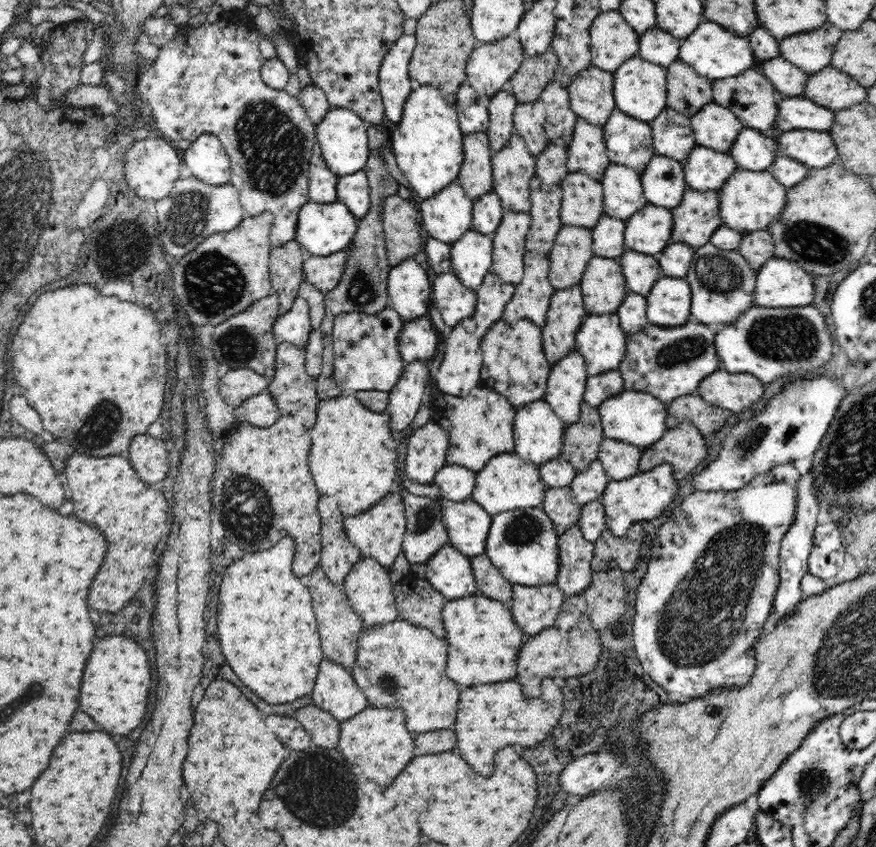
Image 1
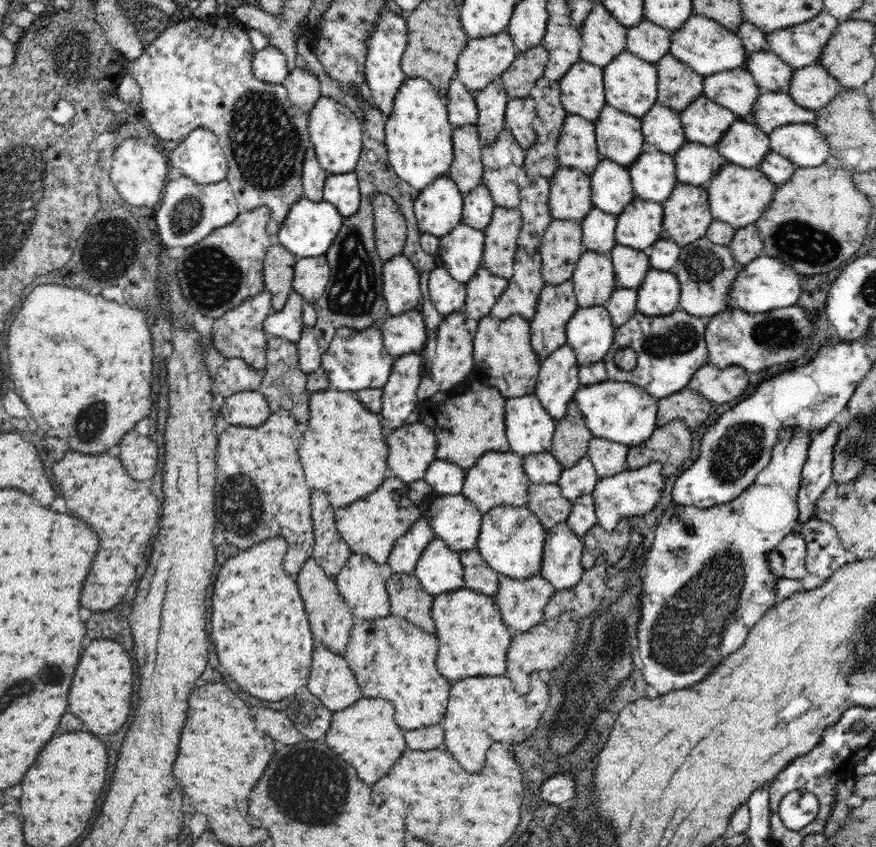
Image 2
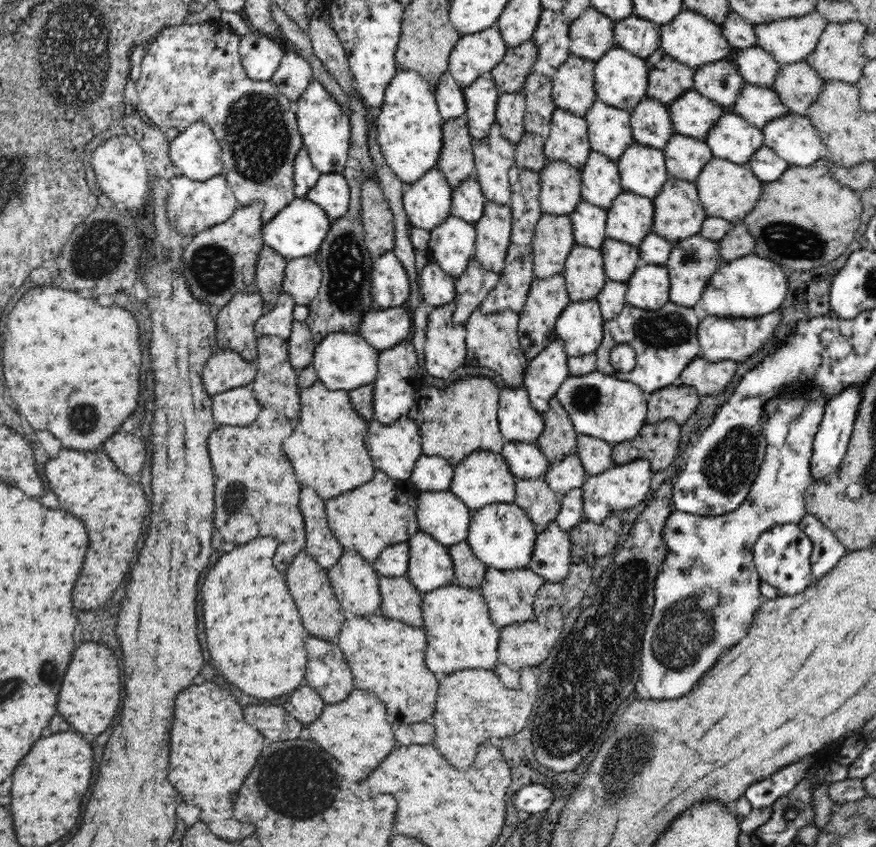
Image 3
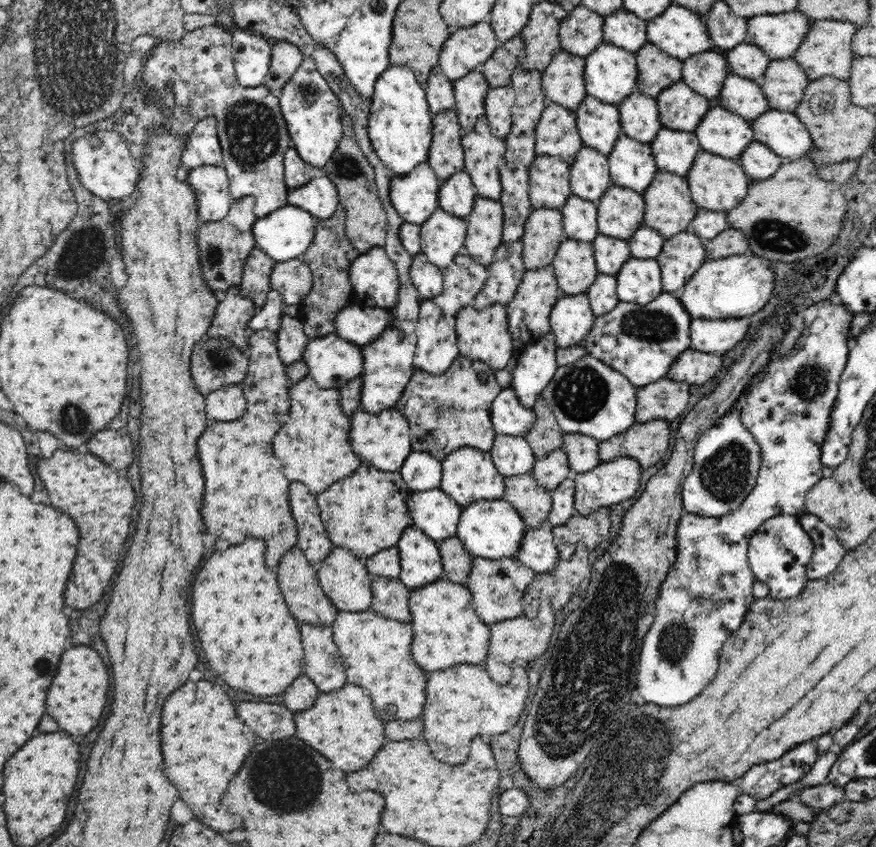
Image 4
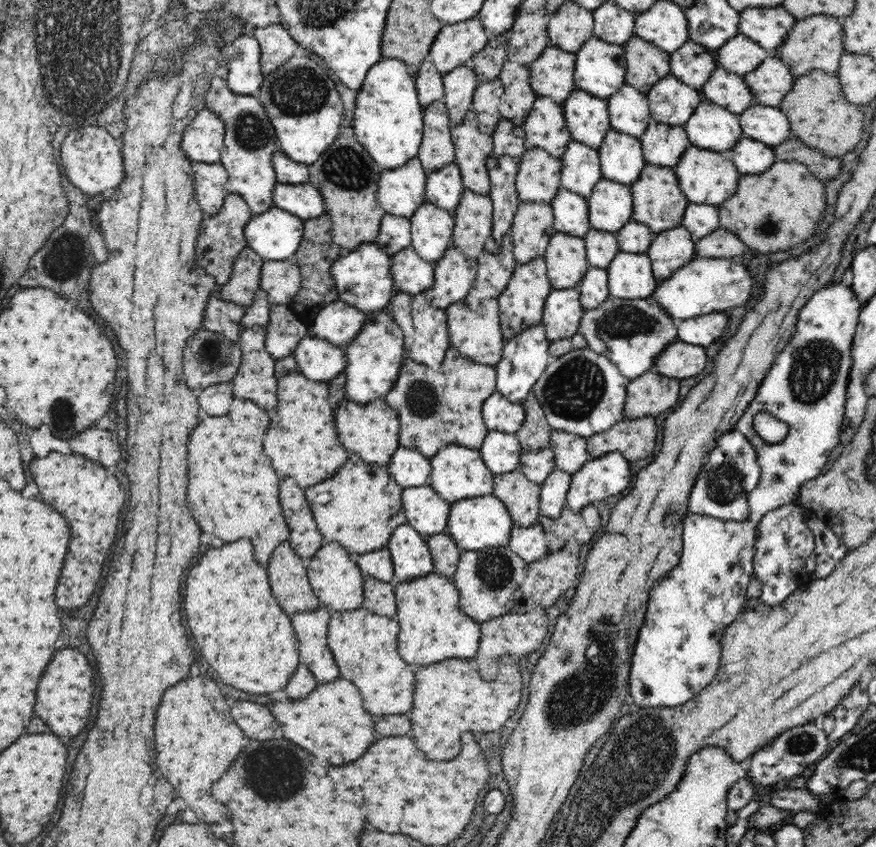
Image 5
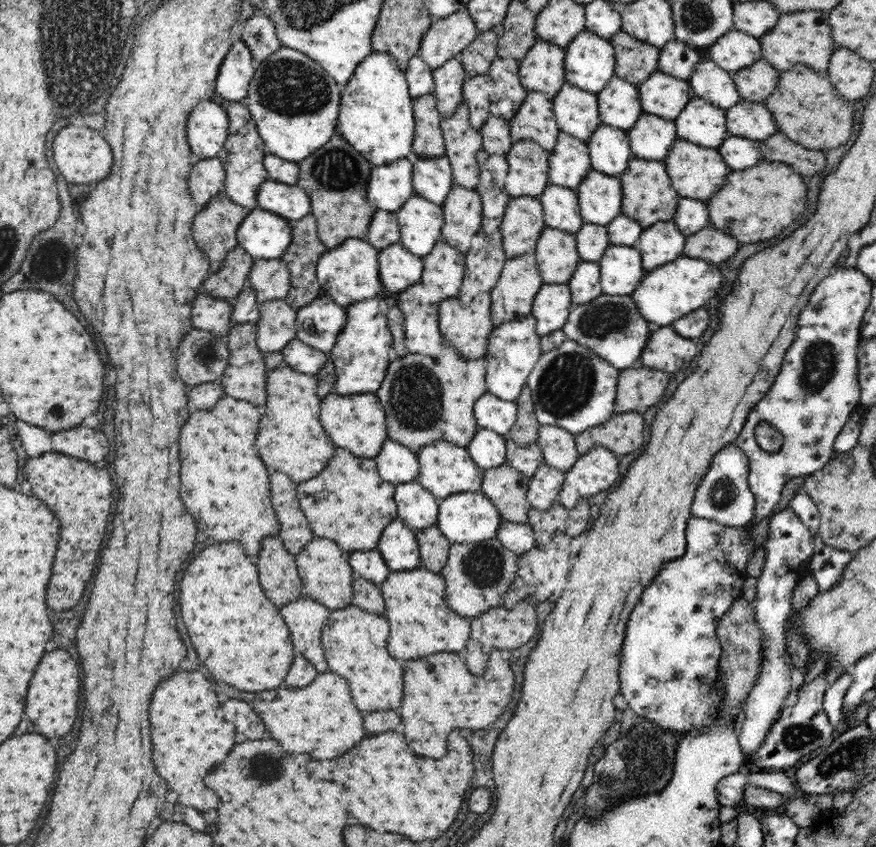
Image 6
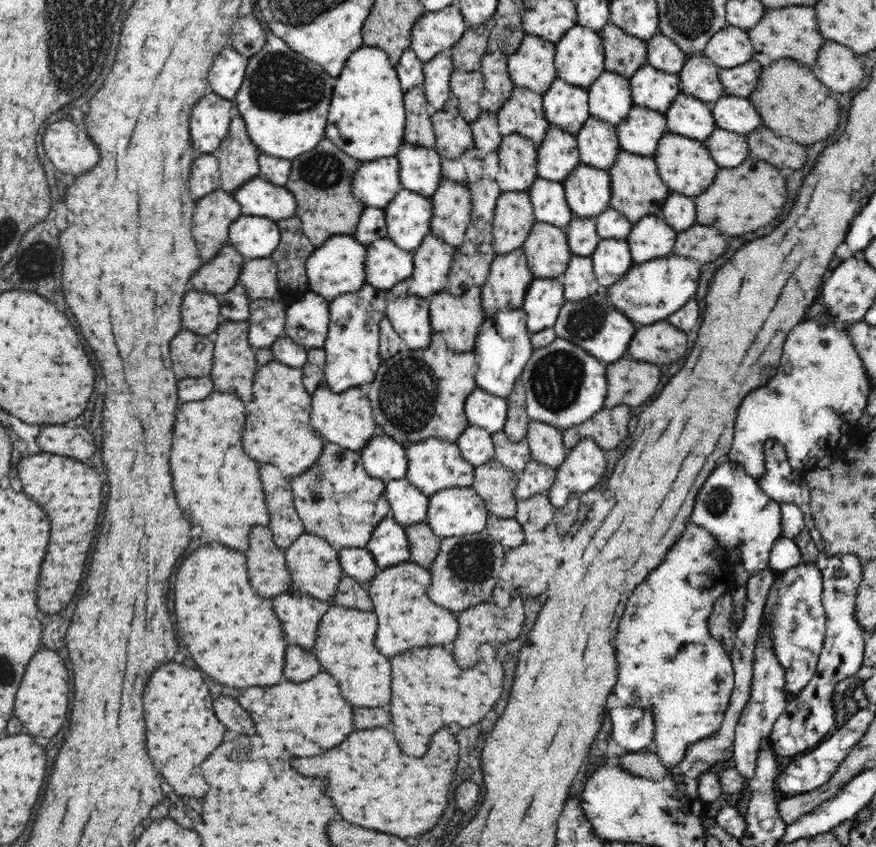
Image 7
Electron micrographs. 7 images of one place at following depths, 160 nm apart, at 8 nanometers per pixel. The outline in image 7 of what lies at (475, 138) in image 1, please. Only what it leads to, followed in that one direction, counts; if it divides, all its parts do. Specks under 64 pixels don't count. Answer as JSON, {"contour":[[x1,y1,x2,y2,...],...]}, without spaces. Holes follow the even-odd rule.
{"contour":[[416,86,410,92,405,92,406,126,405,142,408,145,435,149,436,135,431,119,432,111,426,98,426,90]]}

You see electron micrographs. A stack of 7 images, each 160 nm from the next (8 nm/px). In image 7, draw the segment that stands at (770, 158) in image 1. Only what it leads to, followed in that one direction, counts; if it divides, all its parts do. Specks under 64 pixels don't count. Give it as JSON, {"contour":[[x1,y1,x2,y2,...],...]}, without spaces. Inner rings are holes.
{"contour":[[683,93,674,99,663,115,666,117,668,132,695,141,708,140,717,128,711,104]]}

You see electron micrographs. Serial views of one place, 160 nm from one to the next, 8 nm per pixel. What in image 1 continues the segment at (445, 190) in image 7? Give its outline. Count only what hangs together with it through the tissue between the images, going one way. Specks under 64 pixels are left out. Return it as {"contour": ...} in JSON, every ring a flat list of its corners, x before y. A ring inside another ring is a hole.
{"contour":[[505,211,500,226,498,226,494,235,491,236,493,239,492,270,506,283,519,285,522,280,524,274,524,255,527,251,525,249,525,240,530,226,532,226,532,217,529,212]]}

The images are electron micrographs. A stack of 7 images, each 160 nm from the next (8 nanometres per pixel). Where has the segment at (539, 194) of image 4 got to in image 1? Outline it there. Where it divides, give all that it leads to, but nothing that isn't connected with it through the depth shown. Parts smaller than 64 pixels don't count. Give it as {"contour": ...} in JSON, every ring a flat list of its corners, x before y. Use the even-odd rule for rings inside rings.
{"contour":[[568,173,560,184,563,225,592,230,605,214,603,186,586,173]]}

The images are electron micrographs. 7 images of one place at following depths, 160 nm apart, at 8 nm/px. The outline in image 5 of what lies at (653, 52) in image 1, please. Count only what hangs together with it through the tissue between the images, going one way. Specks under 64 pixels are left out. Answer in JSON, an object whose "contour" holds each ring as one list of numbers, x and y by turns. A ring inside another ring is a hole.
{"contour":[[606,2,594,14,594,36,624,46,636,36,636,15,613,2]]}

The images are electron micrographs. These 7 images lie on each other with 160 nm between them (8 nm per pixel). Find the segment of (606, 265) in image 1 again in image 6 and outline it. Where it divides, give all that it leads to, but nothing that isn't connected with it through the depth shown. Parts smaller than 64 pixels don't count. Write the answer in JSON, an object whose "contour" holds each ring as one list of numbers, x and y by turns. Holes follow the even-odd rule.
{"contour":[[545,228,538,239,534,253,541,277,549,285,568,283,576,267,583,261,579,257,575,235,557,230,556,228]]}

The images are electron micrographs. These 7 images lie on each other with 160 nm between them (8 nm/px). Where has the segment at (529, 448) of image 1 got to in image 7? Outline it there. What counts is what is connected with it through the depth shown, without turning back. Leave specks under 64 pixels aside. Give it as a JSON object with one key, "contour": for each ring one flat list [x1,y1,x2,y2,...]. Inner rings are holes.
{"contour":[[476,389,465,402,469,424,485,428,492,434,504,430,507,421,507,399]]}

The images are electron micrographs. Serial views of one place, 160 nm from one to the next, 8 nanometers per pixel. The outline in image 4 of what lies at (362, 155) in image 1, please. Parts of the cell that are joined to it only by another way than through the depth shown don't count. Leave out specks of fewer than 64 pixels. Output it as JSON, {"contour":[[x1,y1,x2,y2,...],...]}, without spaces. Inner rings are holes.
{"contour":[[305,57,298,70,288,80,288,86,279,93,281,113,287,124,287,129,294,147,300,158,316,167,321,173,323,168,331,161,343,137,343,106,339,98,331,90,326,79,320,74,311,57]]}

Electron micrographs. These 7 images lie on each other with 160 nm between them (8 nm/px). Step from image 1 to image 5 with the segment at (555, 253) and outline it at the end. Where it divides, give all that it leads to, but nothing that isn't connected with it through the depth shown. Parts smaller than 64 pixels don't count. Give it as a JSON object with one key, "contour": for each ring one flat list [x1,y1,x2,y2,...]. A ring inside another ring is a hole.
{"contour":[[520,203,510,232,514,258,519,264,544,258,550,237,556,233,551,203]]}

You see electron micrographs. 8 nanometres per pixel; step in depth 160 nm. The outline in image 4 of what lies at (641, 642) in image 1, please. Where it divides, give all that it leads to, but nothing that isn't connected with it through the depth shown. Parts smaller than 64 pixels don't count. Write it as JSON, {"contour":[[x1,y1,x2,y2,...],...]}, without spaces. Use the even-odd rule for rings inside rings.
{"contour":[[828,299,825,301,817,302,812,306,809,306,806,310,797,317,799,323,803,324,803,333,799,336,798,342,789,350,788,354,785,354,781,359,772,361,765,369,763,377,751,386,749,395,743,400,741,404,741,419,744,423,744,427,748,431,752,432,752,435,758,441,762,452,760,471,757,476,755,488,752,493,744,500,744,503,738,507,734,512,726,514,722,517,701,517,696,514,690,514,684,512,678,522,678,528,676,528,676,562,673,563,669,573,666,575,664,582,662,582,659,588,659,593,656,599,656,612,654,617,654,624,650,626,646,638,644,638,644,646,641,648,638,674,636,677,637,690,640,696,648,703,660,706,678,706,687,704,692,698,696,698,712,678,714,678,720,660,720,653,722,646,726,642,726,639,731,636,736,629,741,627,746,613,749,611,751,604,757,599,752,595,752,585,755,581,755,576,749,566,747,560,747,550,749,547,749,540,752,535,768,520,778,515,796,515,804,514,805,502,807,493,813,488,813,486,822,478,823,465,821,462,821,447,823,446,826,434,830,425,830,410,832,410,832,404,836,400,838,394,838,384,840,382,840,376,845,368,847,362,847,356,850,351,850,344,846,339,848,334,848,322,852,320,852,313,842,305,841,302,835,299]]}

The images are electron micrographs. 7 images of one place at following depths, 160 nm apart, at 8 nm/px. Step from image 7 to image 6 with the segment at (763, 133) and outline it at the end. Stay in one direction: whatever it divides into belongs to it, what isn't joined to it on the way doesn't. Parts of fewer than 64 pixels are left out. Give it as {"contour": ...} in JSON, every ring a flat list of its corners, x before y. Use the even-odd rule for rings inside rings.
{"contour":[[779,130,759,143,762,158,784,162,804,176,820,174,826,168,824,152,806,150,800,144,786,138,786,135]]}

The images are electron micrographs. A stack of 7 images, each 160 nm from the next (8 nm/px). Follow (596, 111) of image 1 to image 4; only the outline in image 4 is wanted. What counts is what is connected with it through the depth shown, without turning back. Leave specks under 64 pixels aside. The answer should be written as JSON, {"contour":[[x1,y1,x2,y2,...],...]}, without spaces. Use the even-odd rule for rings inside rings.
{"contour":[[564,50,559,52,542,73,542,91,546,100,576,112,588,95,584,73,585,58]]}

